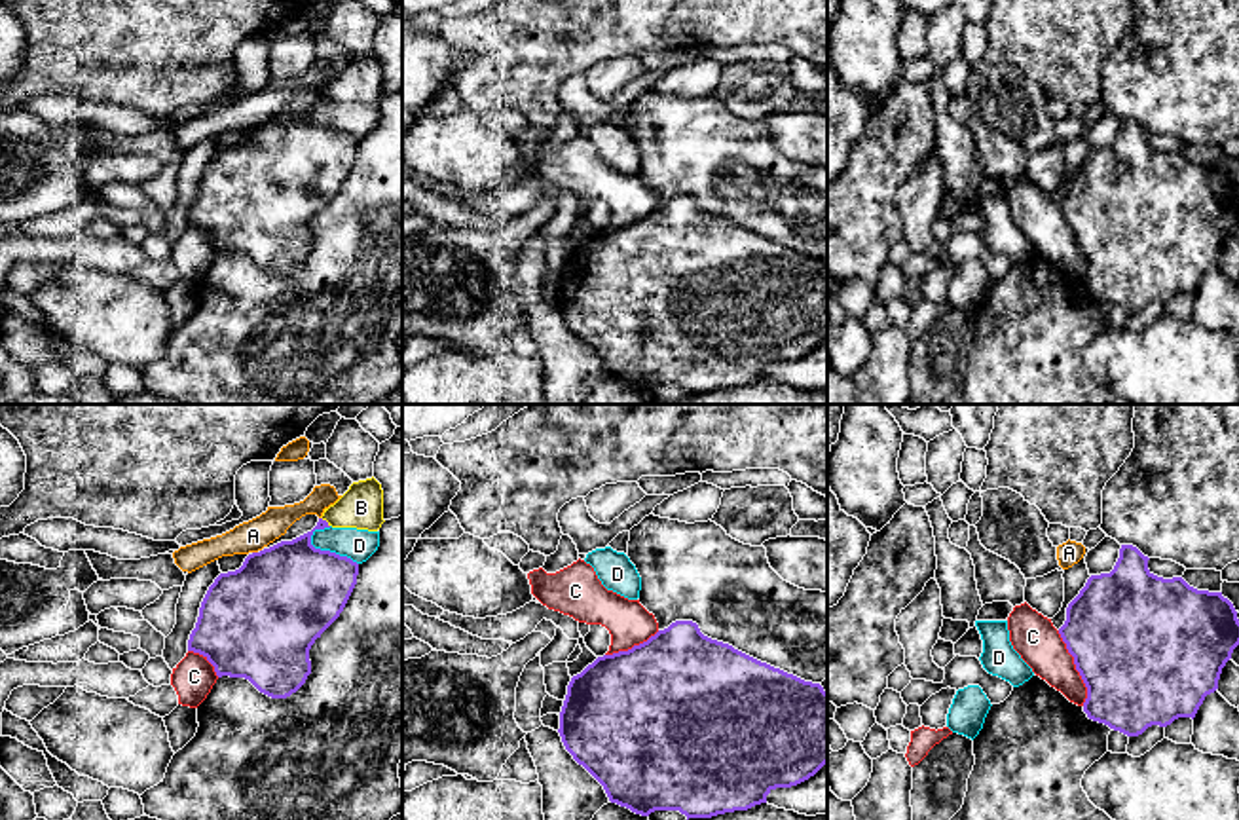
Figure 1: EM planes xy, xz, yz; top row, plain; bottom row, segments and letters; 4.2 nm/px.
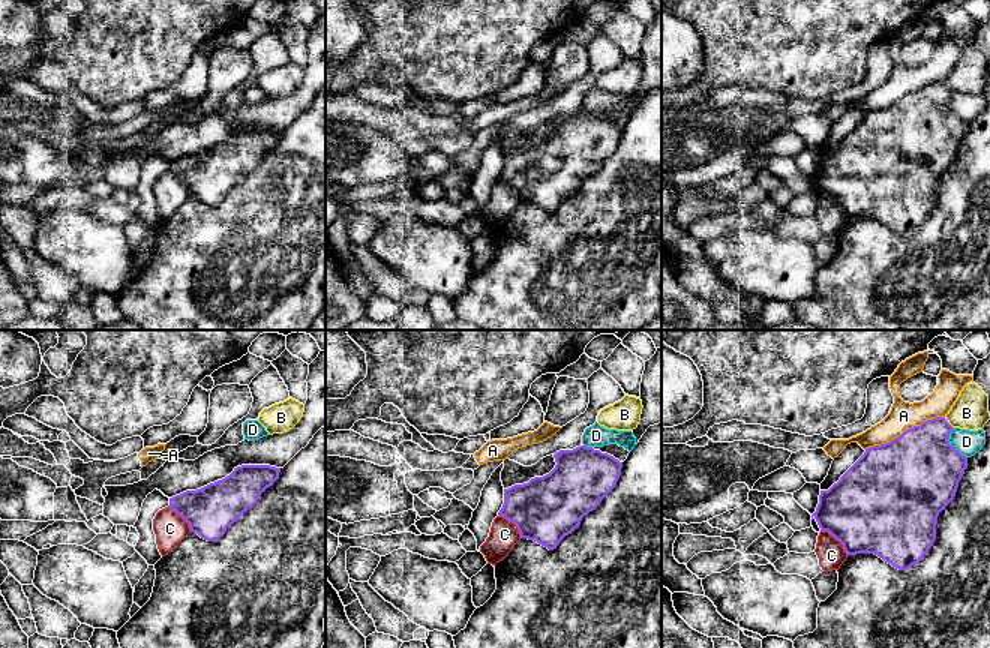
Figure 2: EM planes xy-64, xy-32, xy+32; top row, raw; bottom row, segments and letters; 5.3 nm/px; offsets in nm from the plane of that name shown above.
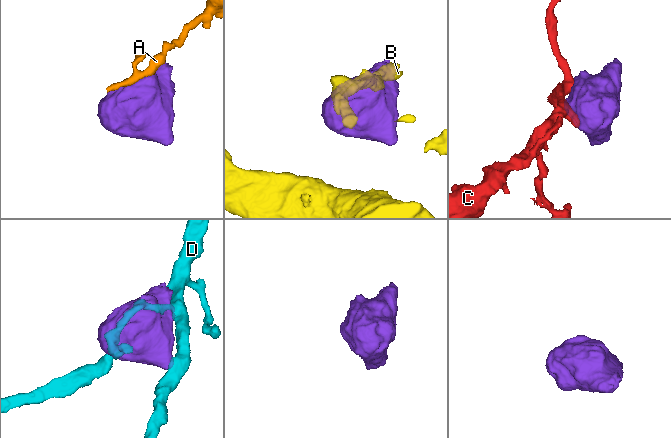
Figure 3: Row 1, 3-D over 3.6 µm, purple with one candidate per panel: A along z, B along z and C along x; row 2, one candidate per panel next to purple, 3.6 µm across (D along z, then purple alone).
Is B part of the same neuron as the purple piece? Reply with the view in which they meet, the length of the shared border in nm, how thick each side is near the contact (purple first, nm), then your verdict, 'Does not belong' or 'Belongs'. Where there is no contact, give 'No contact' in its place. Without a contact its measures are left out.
Touches purple in xy. Shared border 60 nm. Thickness 280 nm (purple) against 180 nm. Belongs

